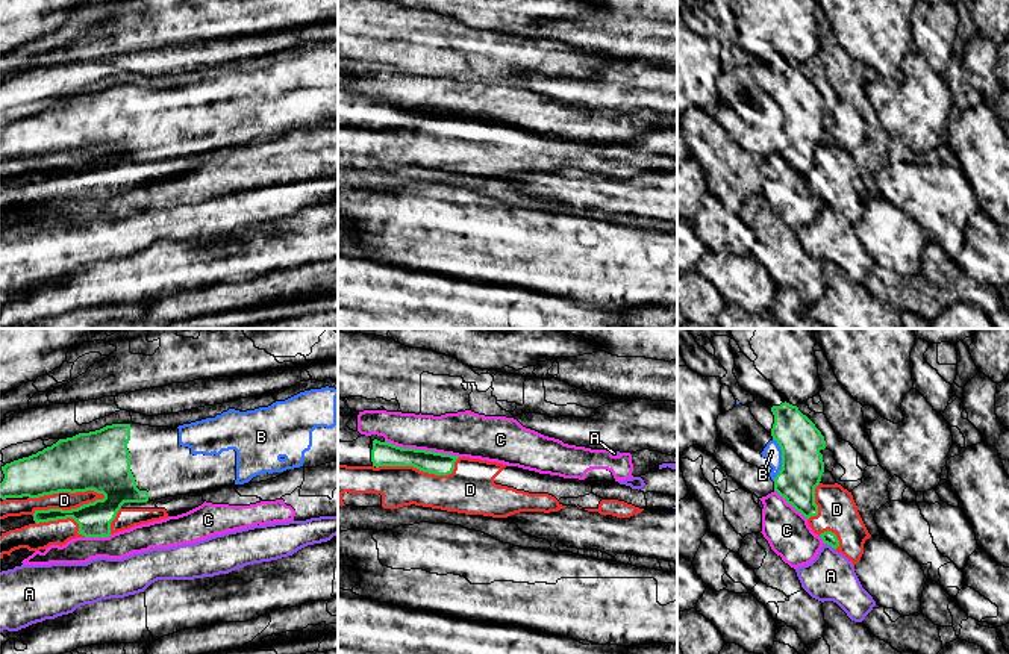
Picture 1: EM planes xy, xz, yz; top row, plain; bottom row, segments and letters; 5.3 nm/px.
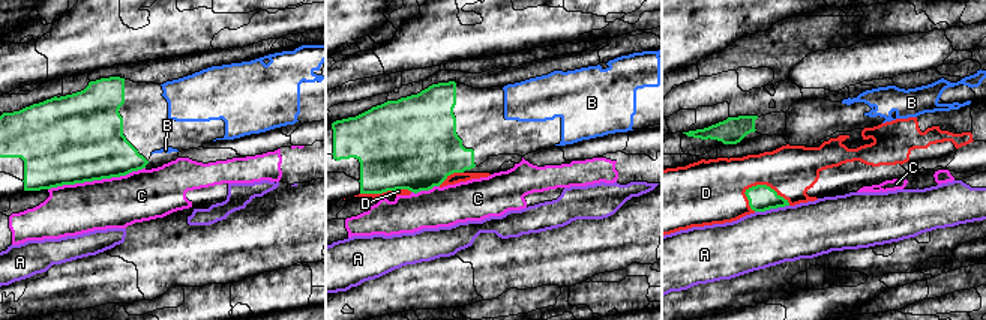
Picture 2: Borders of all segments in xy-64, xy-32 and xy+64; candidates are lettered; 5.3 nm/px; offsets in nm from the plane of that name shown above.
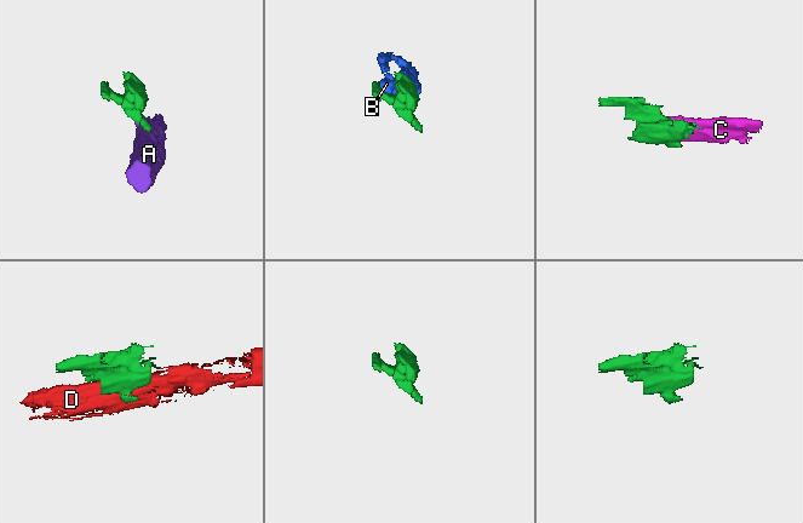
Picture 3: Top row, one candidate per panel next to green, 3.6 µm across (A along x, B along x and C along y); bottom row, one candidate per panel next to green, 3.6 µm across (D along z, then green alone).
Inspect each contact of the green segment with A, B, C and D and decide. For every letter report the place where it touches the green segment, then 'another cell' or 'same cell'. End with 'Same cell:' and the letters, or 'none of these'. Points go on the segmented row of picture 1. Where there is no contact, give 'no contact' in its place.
A: yz (830, 545) | another cell
B: yz (782, 459) | same cell
C: xz (421, 450) | another cell
D: xy (67, 491) | another cell
Same cell: B

